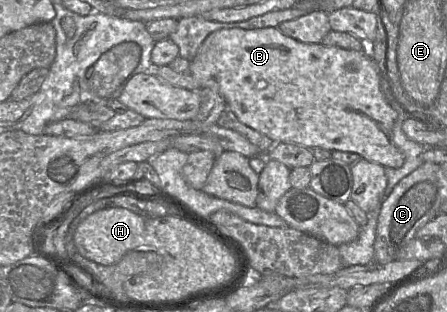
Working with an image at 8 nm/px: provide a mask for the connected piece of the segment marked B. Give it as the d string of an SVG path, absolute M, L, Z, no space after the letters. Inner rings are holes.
M278 27L219 29L210 33L202 42L190 61L189 72L201 88L210 88L219 93L240 122L275 143L353 152L385 168L398 168L405 161L404 153L392 139L397 112L387 102L380 87L381 73L369 50L303 43L285 35Z

